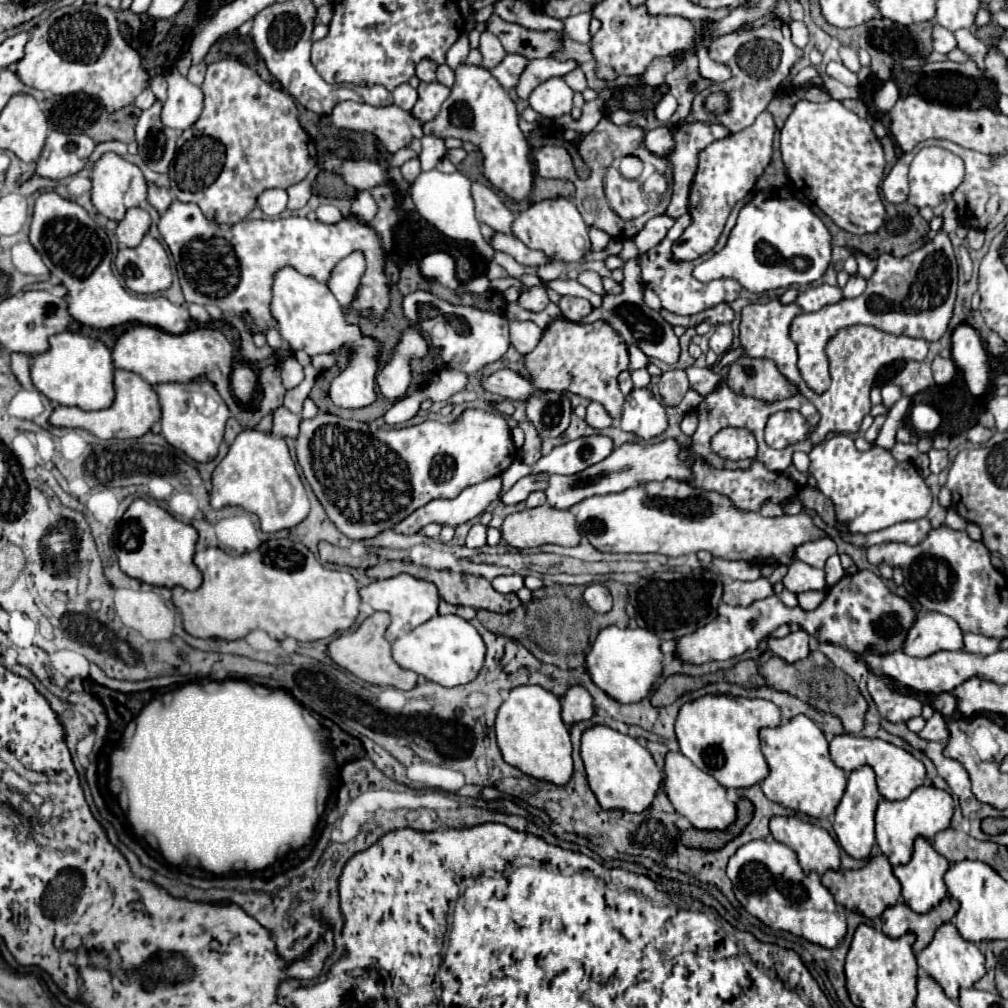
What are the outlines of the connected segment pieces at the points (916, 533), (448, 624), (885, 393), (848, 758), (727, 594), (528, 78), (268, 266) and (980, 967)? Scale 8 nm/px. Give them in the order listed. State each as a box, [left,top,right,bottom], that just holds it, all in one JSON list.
[[843,518,931,548],[393,614,485,686],[881,383,901,408],[829,734,925,800],[723,578,775,606],[515,58,579,100],[157,200,389,334],[917,922,985,1000]]

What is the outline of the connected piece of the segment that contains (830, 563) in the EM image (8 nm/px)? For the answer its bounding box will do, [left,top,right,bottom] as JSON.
[825,554,845,586]

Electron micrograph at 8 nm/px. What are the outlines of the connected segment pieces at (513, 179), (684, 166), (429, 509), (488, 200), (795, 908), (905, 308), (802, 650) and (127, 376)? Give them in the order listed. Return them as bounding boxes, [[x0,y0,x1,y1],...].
[[423,64,533,202],[665,122,729,218],[395,476,501,534],[471,182,515,234],[727,840,847,948],[791,230,957,394],[769,630,811,664],[51,370,161,438]]

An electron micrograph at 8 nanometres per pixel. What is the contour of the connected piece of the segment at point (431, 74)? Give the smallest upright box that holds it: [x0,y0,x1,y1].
[415,60,437,82]

